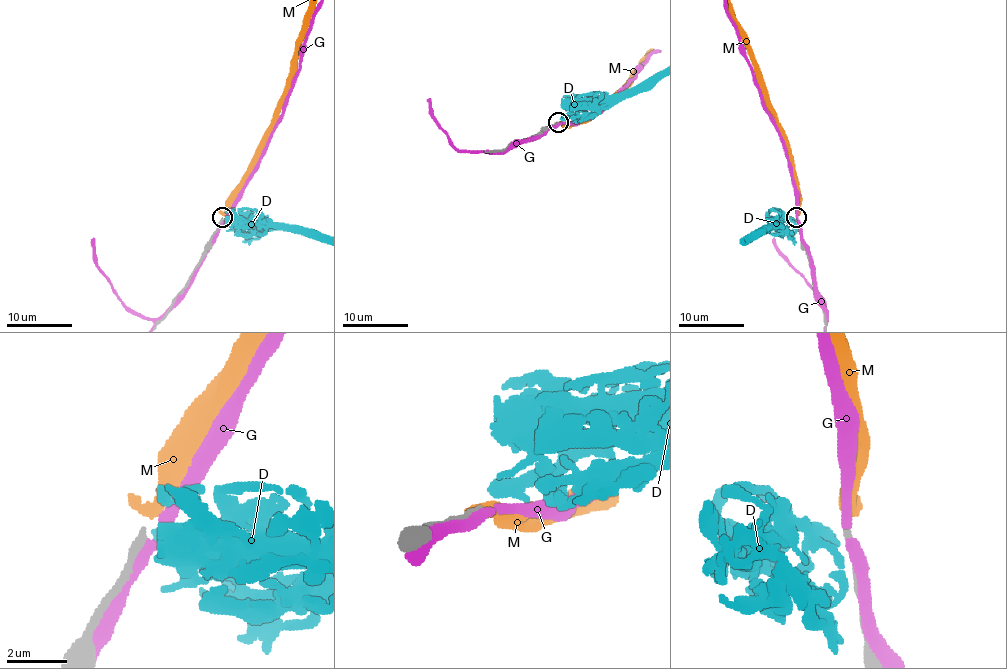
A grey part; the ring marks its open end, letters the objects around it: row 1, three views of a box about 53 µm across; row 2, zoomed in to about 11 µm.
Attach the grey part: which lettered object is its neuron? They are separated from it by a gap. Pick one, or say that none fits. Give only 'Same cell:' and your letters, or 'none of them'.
Same cell: none of them

